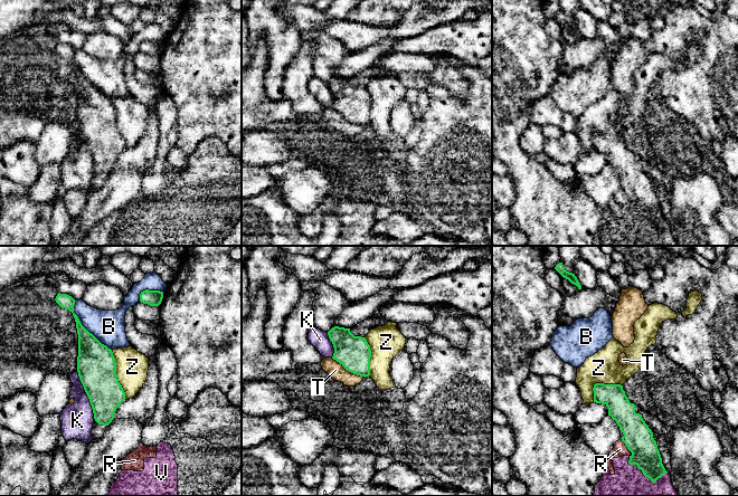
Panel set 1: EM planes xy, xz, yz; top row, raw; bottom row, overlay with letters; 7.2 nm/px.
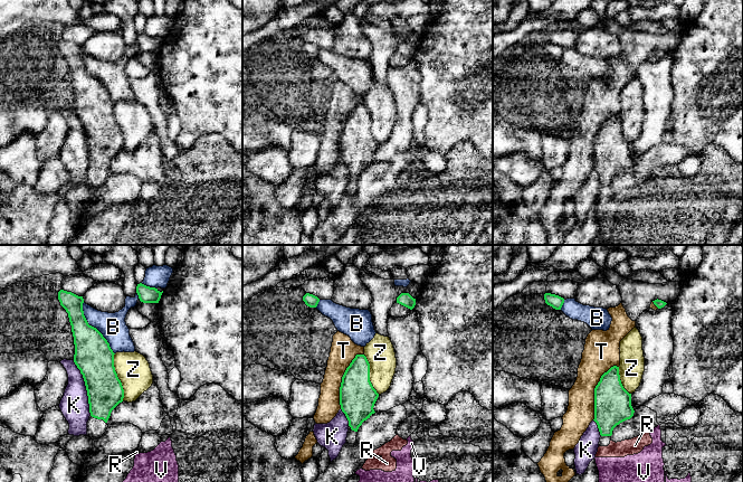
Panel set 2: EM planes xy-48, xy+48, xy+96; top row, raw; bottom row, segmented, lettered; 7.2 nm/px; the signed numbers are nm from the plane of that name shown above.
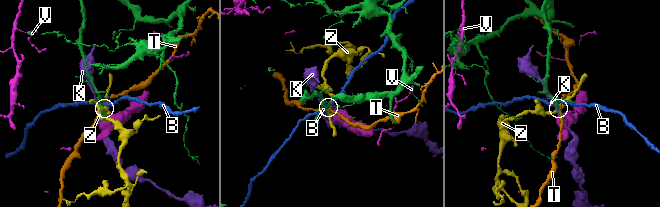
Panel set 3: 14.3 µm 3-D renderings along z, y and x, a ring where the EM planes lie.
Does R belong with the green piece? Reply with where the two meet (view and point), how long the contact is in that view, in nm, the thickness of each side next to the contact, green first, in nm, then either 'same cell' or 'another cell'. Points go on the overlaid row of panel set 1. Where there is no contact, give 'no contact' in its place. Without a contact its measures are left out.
yz (625, 445) | 130 nm | 220/100 nm | same cell

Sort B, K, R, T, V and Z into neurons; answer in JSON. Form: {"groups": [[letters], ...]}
{"groups": [["B"], ["K"], ["R"], ["T"], ["V"], ["Z"]]}

